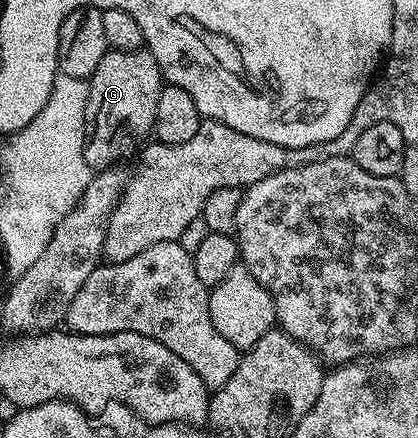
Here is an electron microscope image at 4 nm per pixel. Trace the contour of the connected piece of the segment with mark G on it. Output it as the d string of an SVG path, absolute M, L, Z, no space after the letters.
M142 47L135 51L110 49L103 55L103 59L99 59L99 67L95 67L88 82L89 98L85 112L85 161L90 170L100 171L116 166L120 162L117 160L132 147L133 141L139 140L144 133L148 134L152 130L155 123L155 107L159 107L163 78L155 55L151 55L148 48Z

